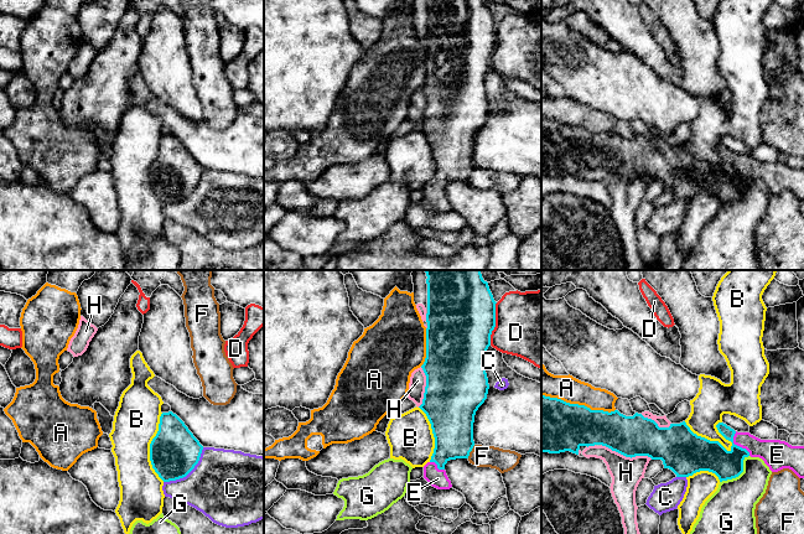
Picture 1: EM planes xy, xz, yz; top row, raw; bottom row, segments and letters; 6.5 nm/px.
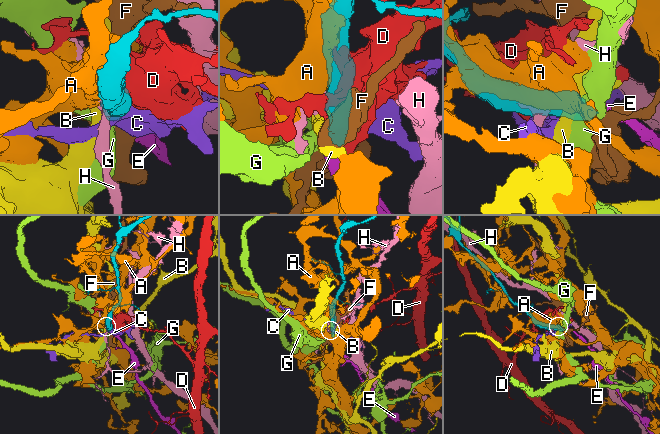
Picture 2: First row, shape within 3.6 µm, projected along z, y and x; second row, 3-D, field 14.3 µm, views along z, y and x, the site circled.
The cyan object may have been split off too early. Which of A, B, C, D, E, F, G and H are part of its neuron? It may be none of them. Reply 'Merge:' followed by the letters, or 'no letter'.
Merge: E

